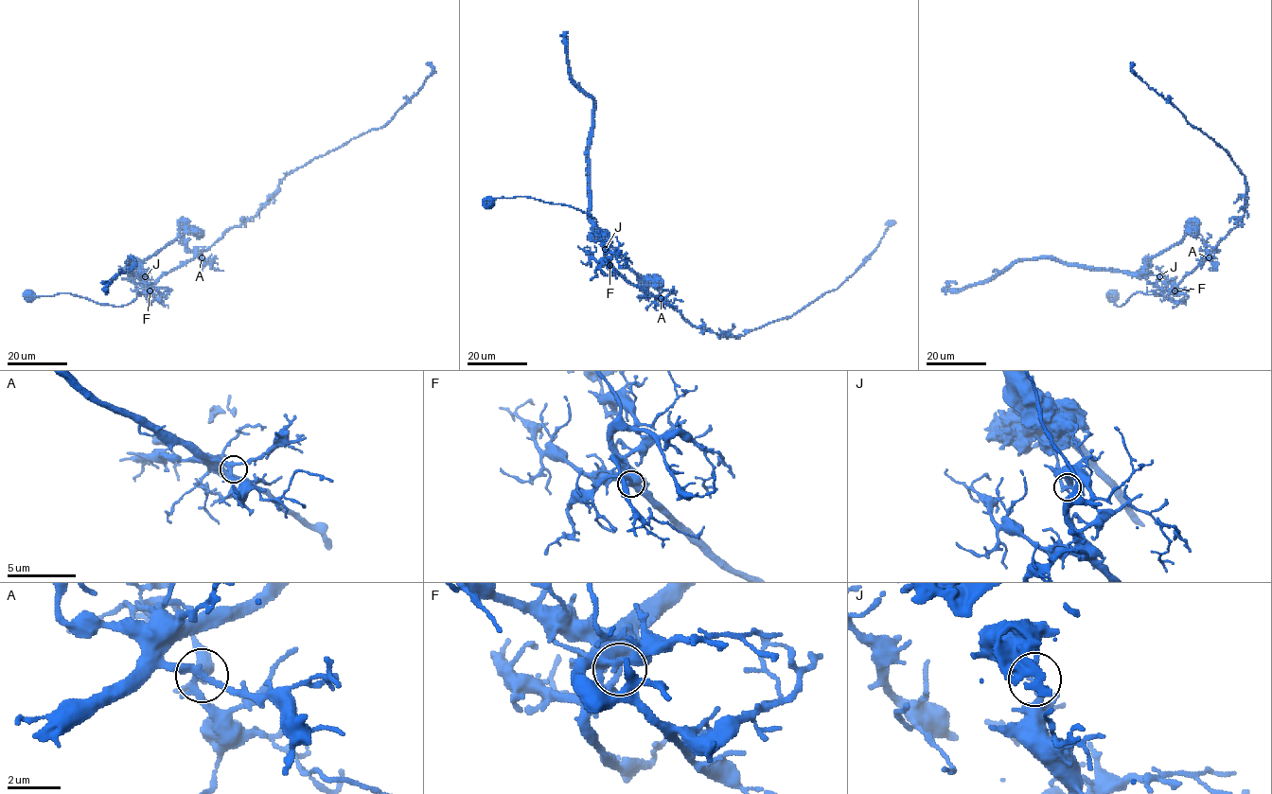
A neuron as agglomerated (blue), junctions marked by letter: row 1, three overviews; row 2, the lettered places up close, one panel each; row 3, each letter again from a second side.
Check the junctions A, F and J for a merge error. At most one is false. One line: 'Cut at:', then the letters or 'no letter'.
Cut at: J

